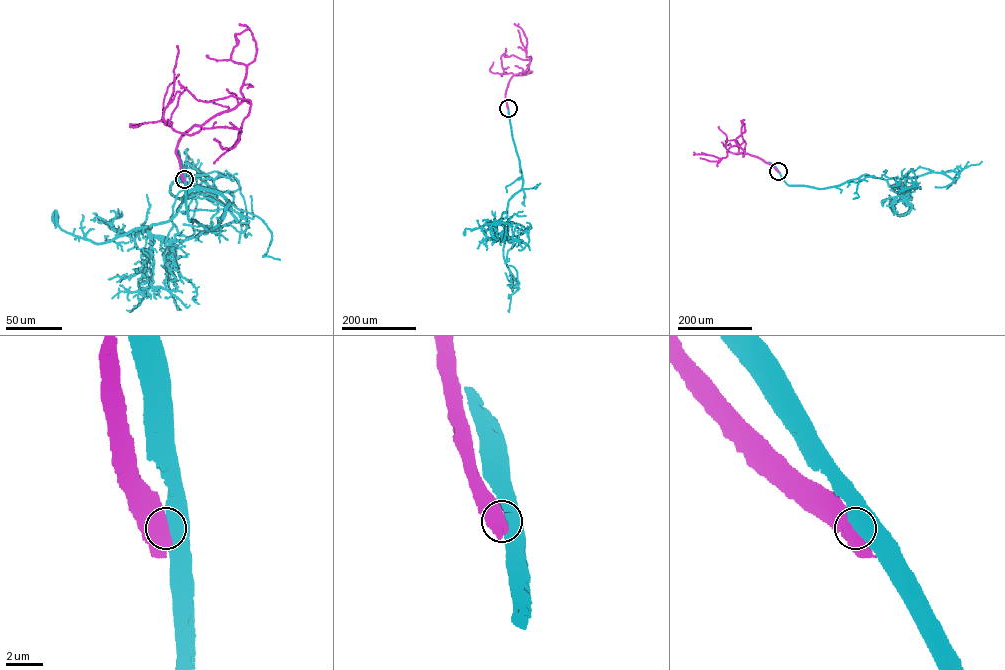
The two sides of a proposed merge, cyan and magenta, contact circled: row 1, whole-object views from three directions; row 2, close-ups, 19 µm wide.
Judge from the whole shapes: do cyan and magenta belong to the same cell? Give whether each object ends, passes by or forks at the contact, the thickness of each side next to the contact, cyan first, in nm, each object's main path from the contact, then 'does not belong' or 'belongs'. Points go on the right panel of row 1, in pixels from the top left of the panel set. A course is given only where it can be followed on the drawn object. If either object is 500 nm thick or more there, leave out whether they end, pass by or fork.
750/800 nm | cyan via (778, 171), (788, 185), (818, 188), (864, 175), (900, 187), (891, 189), (897, 193), (903, 185) | magenta via (778, 171), (760, 158), (745, 153), (737, 145), (729, 148), (725, 157), (694, 154) | does not belong

